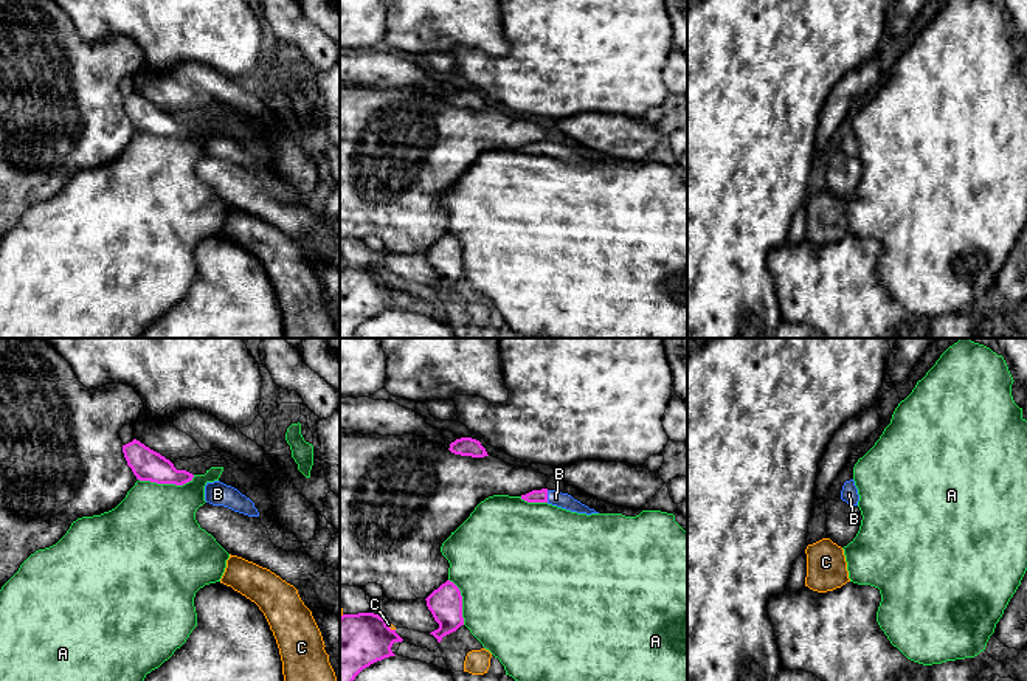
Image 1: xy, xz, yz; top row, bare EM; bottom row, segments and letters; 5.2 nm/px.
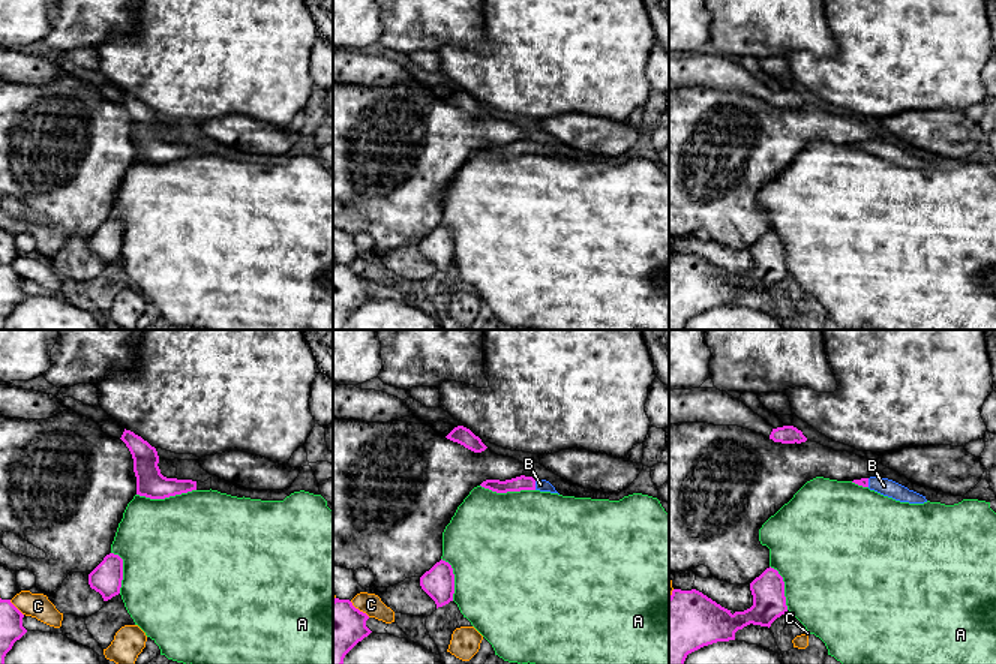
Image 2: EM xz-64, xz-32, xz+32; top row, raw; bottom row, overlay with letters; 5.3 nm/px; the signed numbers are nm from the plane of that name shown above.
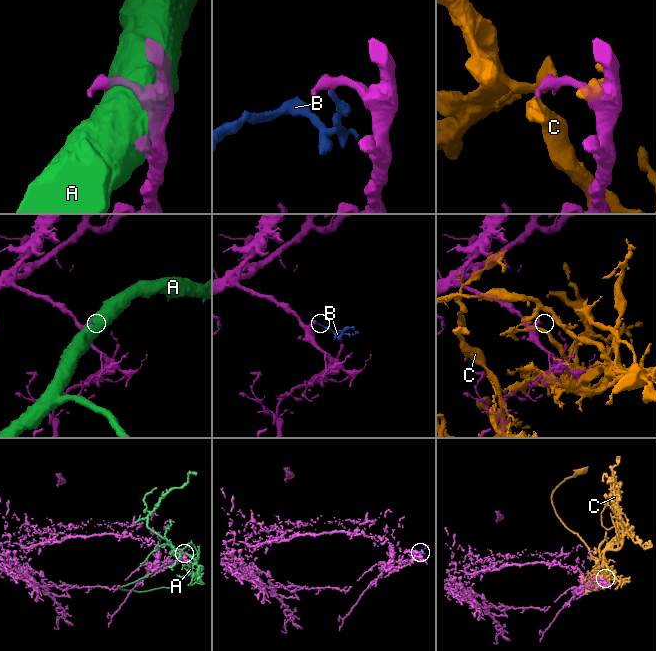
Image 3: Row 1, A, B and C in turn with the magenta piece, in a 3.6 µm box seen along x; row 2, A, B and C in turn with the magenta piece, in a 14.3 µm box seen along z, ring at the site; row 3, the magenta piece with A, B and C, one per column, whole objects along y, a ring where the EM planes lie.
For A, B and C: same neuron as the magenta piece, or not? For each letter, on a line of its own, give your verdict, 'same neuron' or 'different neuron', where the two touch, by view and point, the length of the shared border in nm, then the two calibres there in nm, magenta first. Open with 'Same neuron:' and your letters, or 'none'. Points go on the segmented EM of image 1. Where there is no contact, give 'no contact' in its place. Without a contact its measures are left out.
Same neuron: B
A: different neuron; meets magenta in xy at (166, 483); contact 300 nm long; 160 nm thick on the magenta side, 440 nm on the other
B: same neuron; meets magenta in xz at (546, 497); contact 60 nm long; 60 nm thick on the magenta side, 80 nm on the other
C: different neuron; meets magenta in xz at (387, 625); contact 90 nm long; 300 nm thick on the magenta side, 20 nm on the other

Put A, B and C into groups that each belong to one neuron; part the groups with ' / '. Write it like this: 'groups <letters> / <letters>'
groups A / B / C

